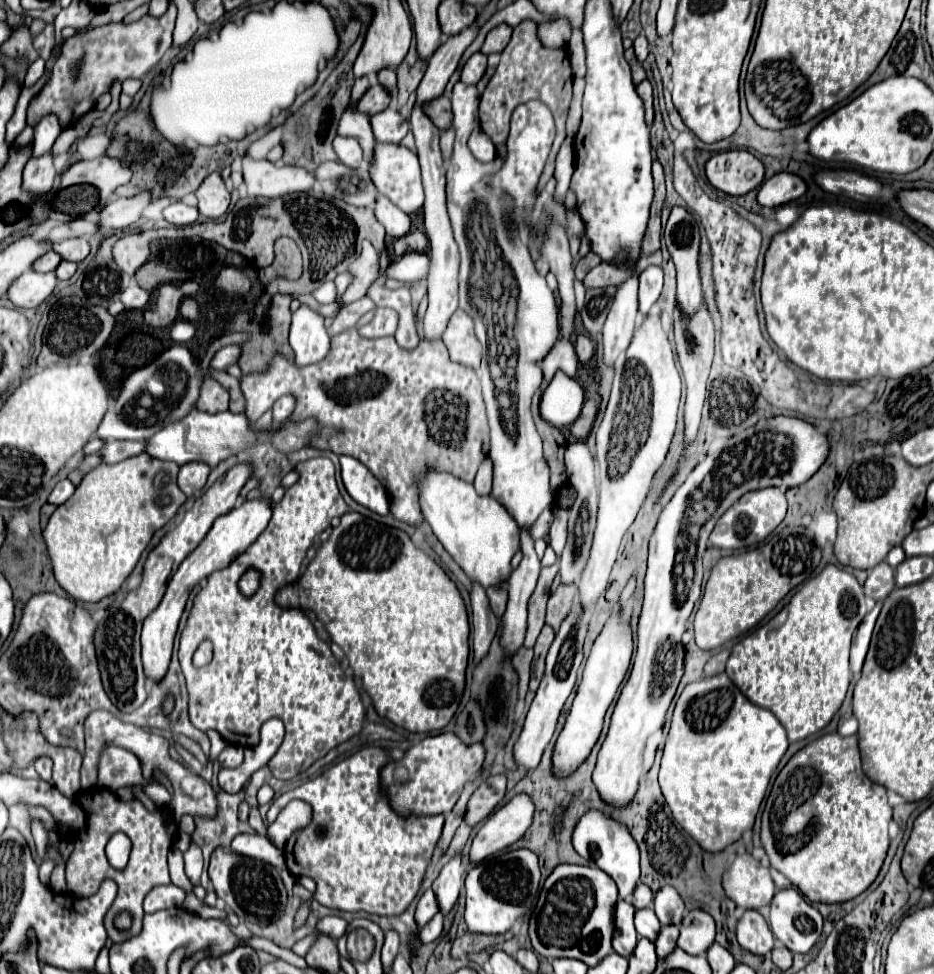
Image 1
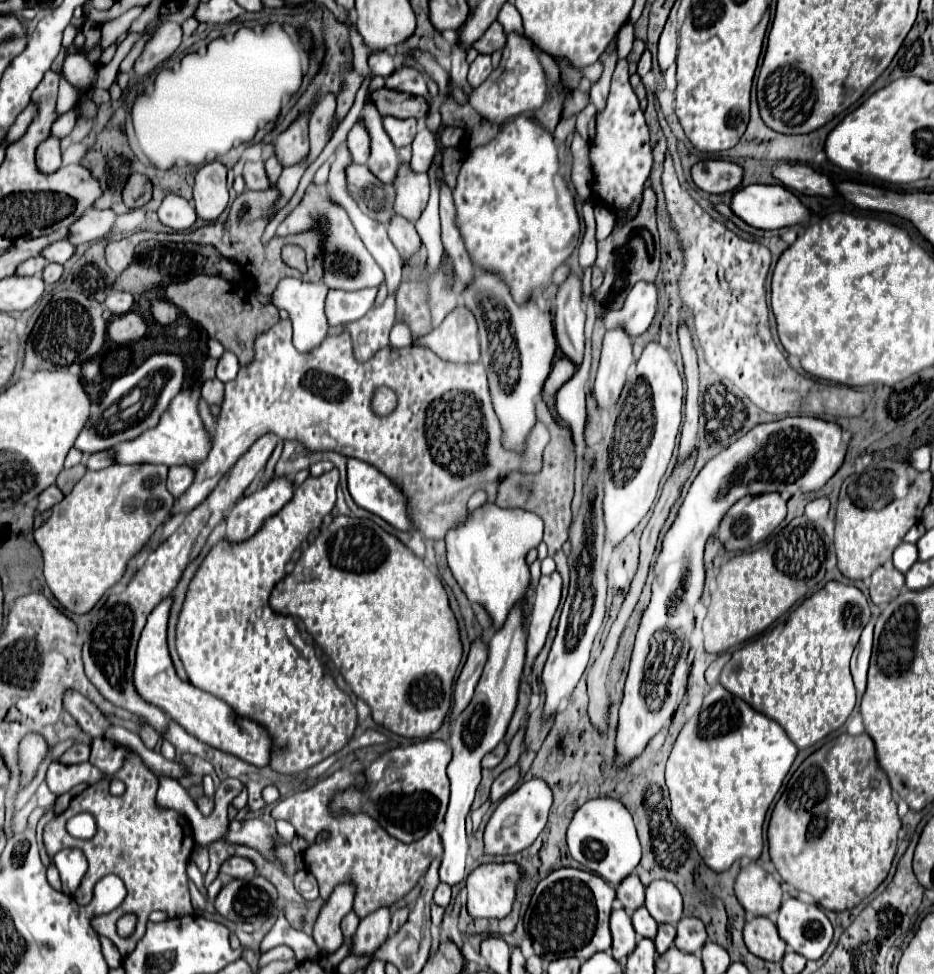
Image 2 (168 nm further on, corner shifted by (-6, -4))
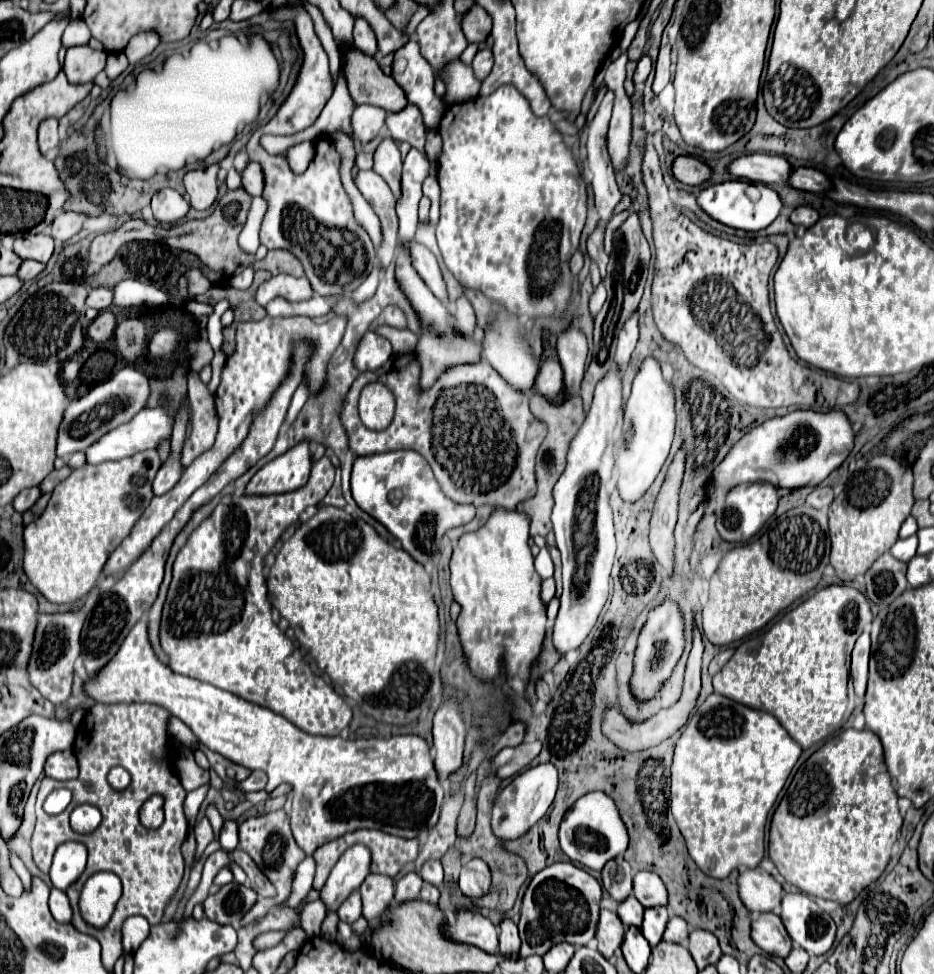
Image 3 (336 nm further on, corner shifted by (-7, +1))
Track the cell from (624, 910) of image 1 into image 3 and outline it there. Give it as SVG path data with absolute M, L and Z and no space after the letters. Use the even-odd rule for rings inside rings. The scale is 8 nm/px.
M600 910L600 922L596 930L596 940L598 940L598 952L604 958L612 958L612 954L620 948L624 940L624 926L618 918L618 914L610 910Z

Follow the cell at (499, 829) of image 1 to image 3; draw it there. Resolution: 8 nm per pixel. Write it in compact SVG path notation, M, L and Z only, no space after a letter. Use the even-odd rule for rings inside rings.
M538 764L532 766L518 776L498 794L496 804L492 808L492 830L502 840L514 840L520 838L524 832L528 832L550 808L554 794L558 788L558 772L552 764Z

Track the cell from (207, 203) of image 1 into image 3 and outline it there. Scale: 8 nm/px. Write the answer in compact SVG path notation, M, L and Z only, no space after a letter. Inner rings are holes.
M218 164L186 172L184 186L186 186L186 192L190 196L190 206L192 208L206 210L214 204L216 194L218 194L216 172L218 172Z

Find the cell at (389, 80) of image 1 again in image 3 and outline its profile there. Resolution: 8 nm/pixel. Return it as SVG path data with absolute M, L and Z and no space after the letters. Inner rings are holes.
M360 16L354 18L354 32L352 32L352 38L354 38L354 44L356 44L362 52L372 54L372 56L378 52L376 36L374 36L370 24L368 24L364 18L360 18Z

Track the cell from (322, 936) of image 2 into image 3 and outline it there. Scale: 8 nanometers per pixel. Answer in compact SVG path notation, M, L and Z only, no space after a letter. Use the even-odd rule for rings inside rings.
M364 844L350 846L340 856L324 888L320 890L320 898L326 902L328 910L338 910L338 906L350 896L350 892L360 888L364 878L370 874L370 860L372 854Z

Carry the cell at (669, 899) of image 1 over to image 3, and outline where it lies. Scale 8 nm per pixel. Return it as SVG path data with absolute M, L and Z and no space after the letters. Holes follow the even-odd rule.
M636 872L634 874L634 892L632 892L642 906L666 906L668 892L664 882L650 872Z

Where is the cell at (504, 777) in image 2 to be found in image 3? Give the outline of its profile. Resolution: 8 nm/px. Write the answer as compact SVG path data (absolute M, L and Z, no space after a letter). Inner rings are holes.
M524 740L516 748L504 748L496 754L494 758L494 768L496 774L502 780L508 780L516 774L520 774L542 750L542 744L538 740Z

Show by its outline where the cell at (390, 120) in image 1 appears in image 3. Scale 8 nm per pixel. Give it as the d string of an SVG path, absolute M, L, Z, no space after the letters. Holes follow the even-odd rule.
M408 104L400 112L394 112L386 118L386 128L394 140L408 142L410 146L422 150L424 148L424 134L426 128L422 124L422 114L418 106Z

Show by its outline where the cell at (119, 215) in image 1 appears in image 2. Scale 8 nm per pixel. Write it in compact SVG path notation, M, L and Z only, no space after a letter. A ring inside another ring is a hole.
M95 209L95 211L87 211L79 221L75 221L75 225L71 227L69 233L69 241L75 245L81 243L89 243L89 241L97 241L103 239L111 233L113 225L117 221L117 213L113 209Z

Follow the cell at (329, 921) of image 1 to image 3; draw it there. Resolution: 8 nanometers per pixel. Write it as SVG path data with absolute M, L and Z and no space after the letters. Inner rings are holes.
M354 890L348 900L342 902L342 906L338 908L338 916L340 920L348 922L348 924L354 924L360 916L362 916L362 902L360 902L360 892Z

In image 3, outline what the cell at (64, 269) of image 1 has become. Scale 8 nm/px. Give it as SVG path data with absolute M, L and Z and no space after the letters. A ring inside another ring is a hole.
M22 260L20 270L16 272L16 276L20 276L20 278L26 282L26 280L36 278L42 270L44 270L44 264L40 264L40 262L36 262L36 260Z

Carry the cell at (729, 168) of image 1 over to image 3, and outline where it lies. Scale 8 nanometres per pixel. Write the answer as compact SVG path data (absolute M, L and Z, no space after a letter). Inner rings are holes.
M676 156L672 162L672 176L688 186L698 186L710 178L710 168L692 156Z

